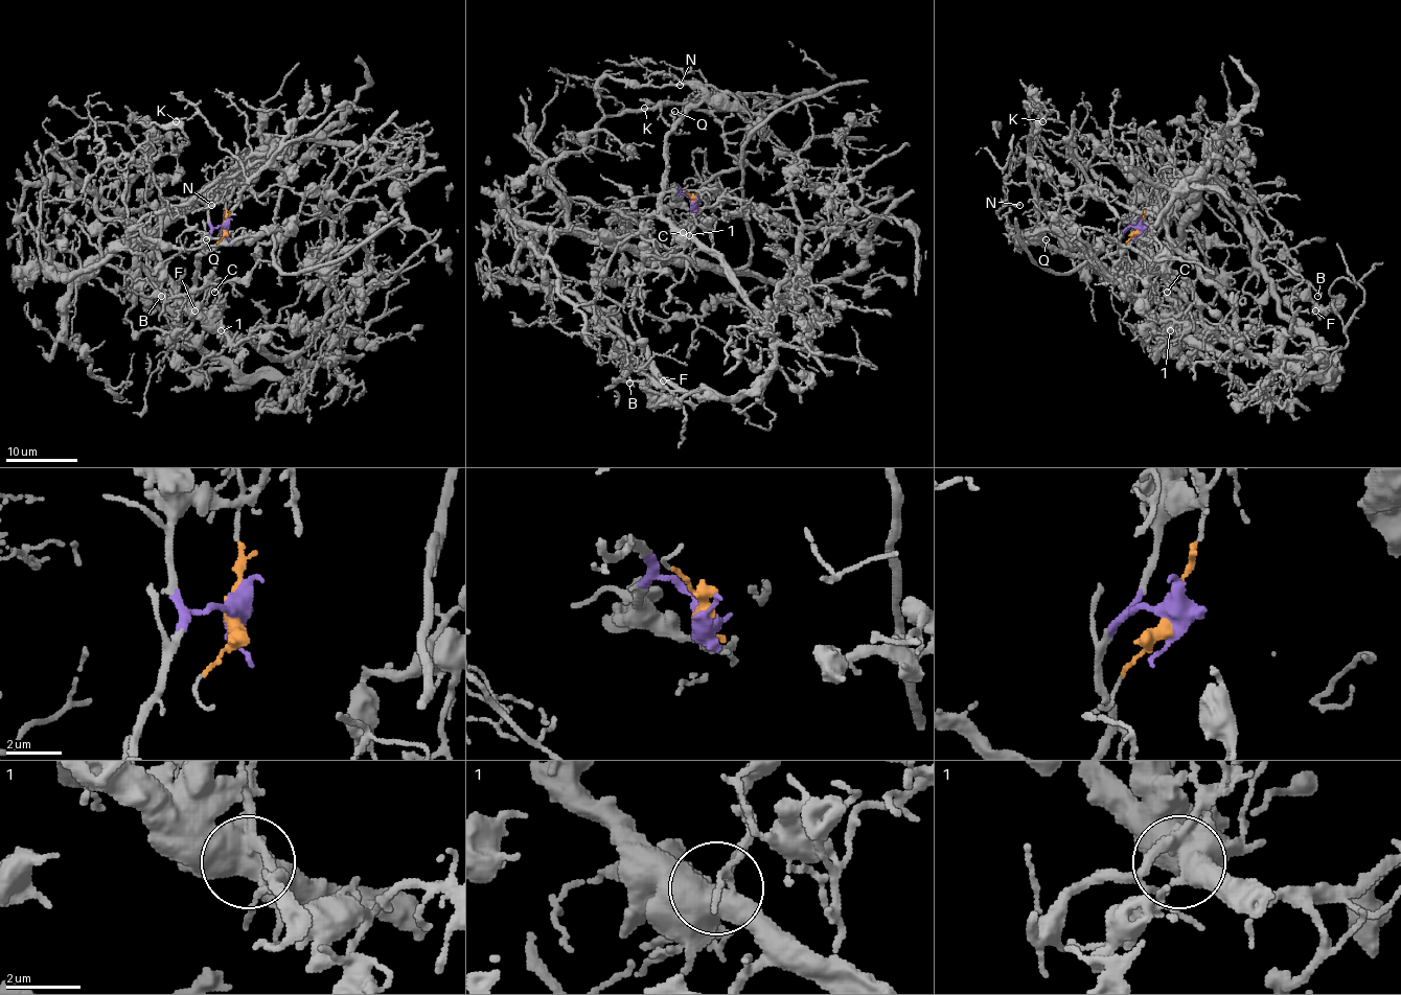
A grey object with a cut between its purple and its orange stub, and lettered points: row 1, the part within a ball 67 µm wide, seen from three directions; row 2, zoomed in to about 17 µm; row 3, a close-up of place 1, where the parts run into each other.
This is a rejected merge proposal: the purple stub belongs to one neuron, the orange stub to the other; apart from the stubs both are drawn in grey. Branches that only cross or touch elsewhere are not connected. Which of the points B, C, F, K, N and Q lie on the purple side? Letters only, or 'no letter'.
B, C, F, K, N, Q

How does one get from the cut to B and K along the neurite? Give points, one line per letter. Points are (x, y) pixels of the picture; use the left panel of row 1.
B: (224, 228), (193, 310), (303, 371), (243, 377), (210, 355), (138, 260), (125, 213), (156, 244), (161, 296)
K: (224, 228), (210, 233), (198, 271), (198, 256), (224, 238), (244, 168), (199, 114), (176, 121)

